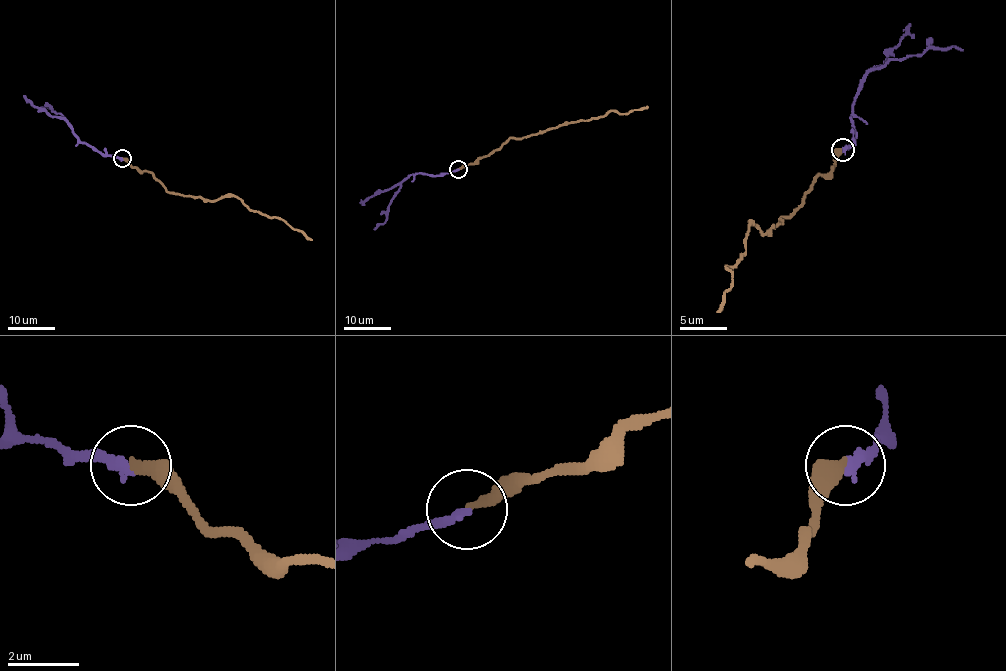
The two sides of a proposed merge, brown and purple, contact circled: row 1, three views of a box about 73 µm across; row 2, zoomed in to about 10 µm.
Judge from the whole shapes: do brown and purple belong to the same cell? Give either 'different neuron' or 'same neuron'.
same neuron

